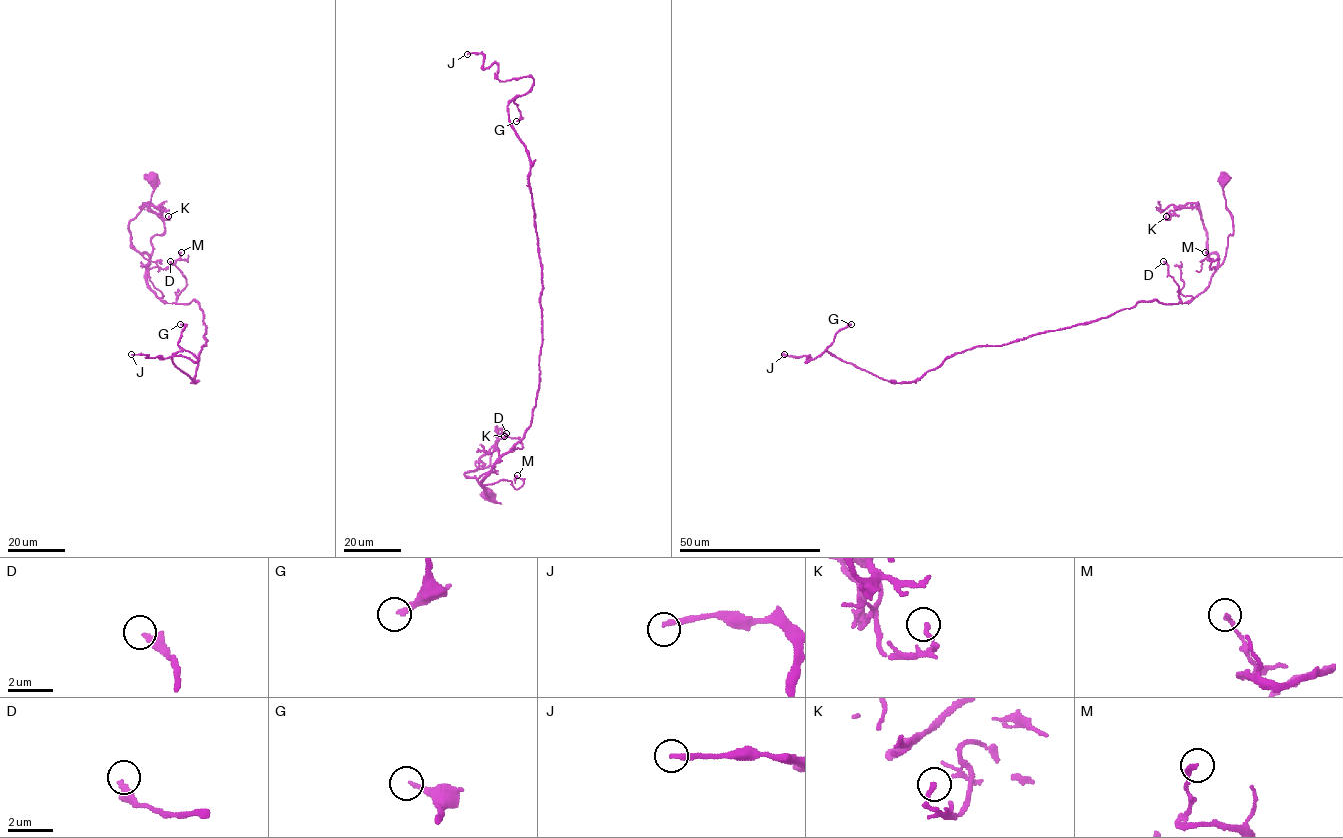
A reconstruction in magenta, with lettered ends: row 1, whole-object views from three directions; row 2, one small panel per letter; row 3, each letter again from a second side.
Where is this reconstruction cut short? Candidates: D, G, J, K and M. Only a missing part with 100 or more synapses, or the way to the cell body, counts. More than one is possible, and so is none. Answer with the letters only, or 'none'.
G, J

